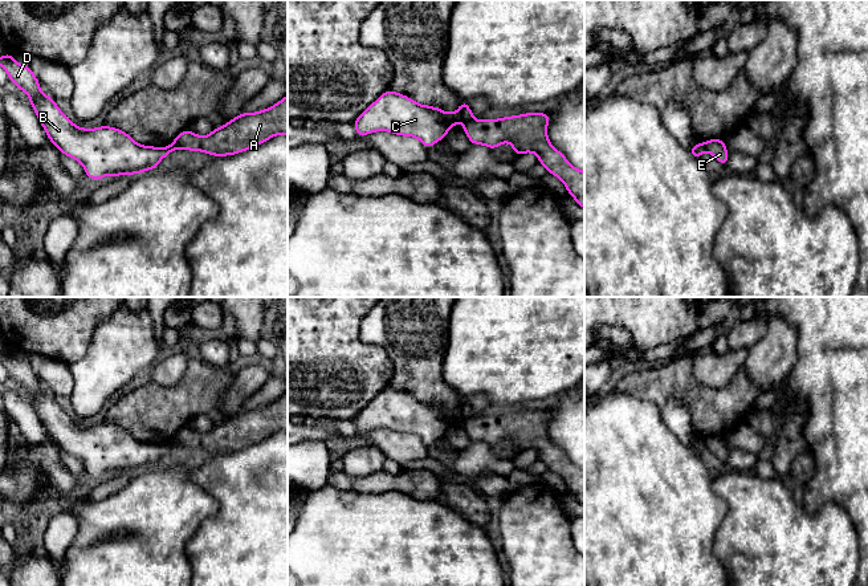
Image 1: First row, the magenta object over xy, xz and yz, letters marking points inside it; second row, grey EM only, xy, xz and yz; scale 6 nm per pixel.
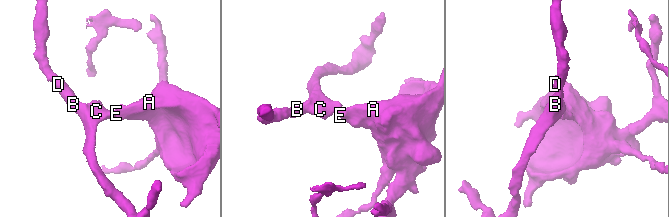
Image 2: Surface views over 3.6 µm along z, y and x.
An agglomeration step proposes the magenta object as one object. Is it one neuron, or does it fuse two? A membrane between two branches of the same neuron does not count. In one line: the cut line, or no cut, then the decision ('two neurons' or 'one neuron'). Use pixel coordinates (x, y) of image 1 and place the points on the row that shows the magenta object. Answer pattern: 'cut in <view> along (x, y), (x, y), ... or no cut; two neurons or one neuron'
cut in xz along (472, 118), (464, 123); two neurons

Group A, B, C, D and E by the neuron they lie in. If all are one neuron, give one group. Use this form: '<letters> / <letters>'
A E / B C D

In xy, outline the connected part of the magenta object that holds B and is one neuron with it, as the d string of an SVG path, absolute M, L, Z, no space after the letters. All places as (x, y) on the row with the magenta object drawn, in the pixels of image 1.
M12 53L0 56L0 66L5 69L9 81L29 95L28 102L49 141L62 155L78 160L85 176L93 180L155 170L174 151L171 146L139 145L127 133L111 126L82 129L61 111L49 94L41 93L38 78L30 66L17 64Z

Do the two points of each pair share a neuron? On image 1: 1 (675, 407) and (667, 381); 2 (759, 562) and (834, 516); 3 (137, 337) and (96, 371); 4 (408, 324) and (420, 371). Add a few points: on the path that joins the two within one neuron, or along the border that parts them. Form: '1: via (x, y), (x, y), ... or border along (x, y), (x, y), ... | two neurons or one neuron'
1: border along (661, 407), (677, 399), (691, 424) | two neurons
2: via (778, 562), (787, 562), (815, 534) | one neuron
3: via (126, 345), (106, 365) | one neuron
4: via (415, 336), (418, 359) | one neuron

